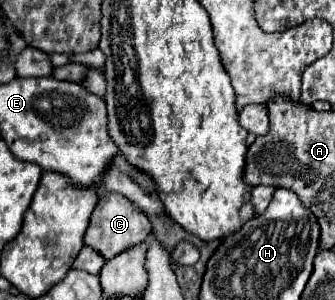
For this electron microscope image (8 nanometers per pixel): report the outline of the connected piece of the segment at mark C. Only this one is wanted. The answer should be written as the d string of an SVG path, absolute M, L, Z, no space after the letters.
M100 191L98 205L90 217L90 225L84 235L84 245L90 245L92 249L96 249L104 259L110 259L110 257L116 257L116 253L120 253L122 249L146 241L150 231L152 231L152 225L148 217L136 205L132 205L124 195Z

